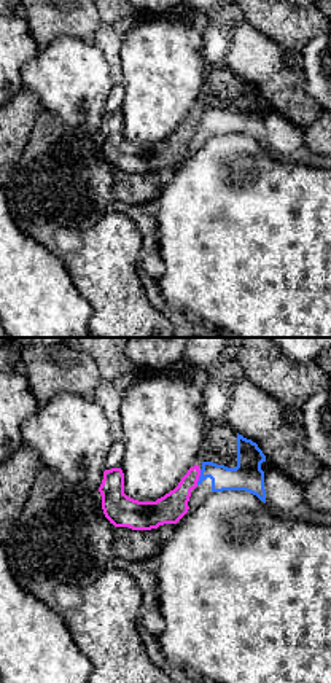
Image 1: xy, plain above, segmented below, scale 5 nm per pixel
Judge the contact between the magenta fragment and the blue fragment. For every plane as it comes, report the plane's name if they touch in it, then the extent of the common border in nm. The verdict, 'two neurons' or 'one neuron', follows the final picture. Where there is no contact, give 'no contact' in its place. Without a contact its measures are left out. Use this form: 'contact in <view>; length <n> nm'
contact in xy; length 80 nm

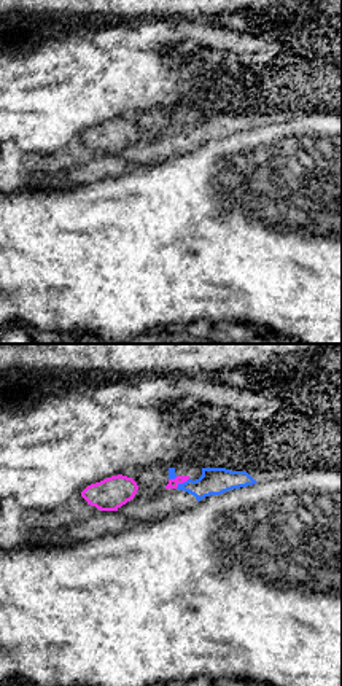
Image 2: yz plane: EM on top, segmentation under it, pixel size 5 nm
contact in yz; length 90 nm

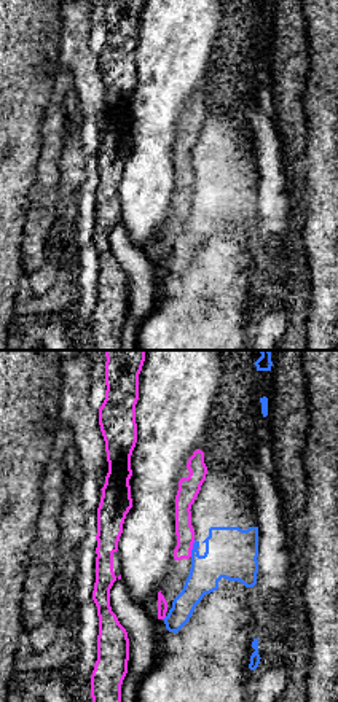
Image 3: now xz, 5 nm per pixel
contact in xz; length 90 nm

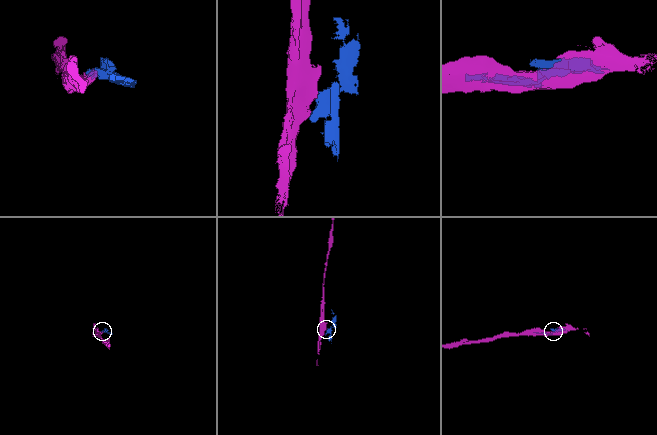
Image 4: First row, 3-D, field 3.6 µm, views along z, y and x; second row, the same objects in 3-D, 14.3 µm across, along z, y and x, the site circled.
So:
two neurons

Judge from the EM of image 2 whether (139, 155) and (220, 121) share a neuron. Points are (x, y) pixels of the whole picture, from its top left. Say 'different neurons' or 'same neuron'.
same neuron

